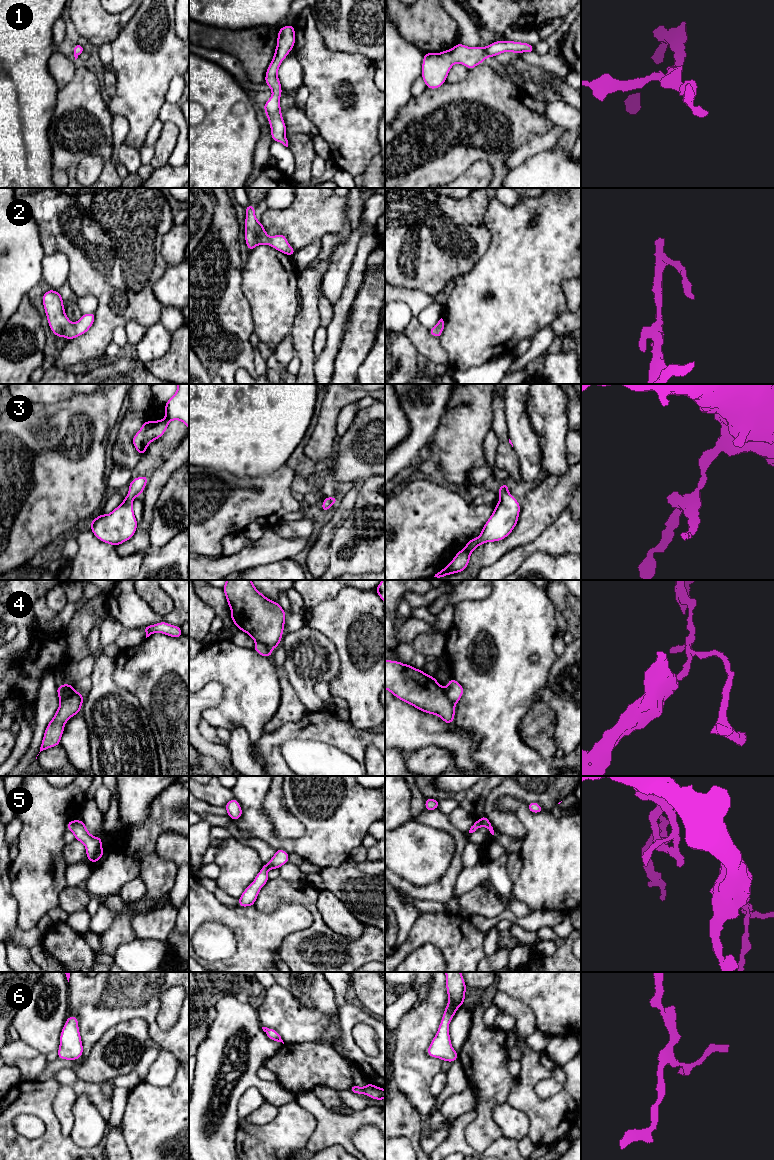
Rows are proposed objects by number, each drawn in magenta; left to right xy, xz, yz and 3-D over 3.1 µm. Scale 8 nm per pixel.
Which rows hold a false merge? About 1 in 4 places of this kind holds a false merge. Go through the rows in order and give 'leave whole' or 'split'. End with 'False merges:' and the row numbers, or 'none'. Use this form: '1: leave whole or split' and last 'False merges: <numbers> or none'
1: leave whole
2: leave whole
3: leave whole
4: split
5: leave whole
6: leave whole
False merges: 4

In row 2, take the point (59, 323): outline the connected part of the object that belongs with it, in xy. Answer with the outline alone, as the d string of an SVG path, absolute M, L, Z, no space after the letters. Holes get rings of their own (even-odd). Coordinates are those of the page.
M50 289L45 292L42 302L49 327L56 337L72 340L85 334L94 323L95 313L83 314L78 321L72 323L65 314L63 297L58 291Z

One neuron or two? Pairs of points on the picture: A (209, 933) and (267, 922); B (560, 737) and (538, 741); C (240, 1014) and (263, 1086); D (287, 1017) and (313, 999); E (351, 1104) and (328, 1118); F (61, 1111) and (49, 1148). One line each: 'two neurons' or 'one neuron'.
A: two neurons
B: two neurons
C: one neuron
D: two neurons
E: two neurons
F: two neurons

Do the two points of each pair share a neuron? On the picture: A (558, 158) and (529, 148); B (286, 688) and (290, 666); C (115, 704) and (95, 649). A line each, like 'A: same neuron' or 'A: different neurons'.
A: different neurons
B: different neurons
C: same neuron

